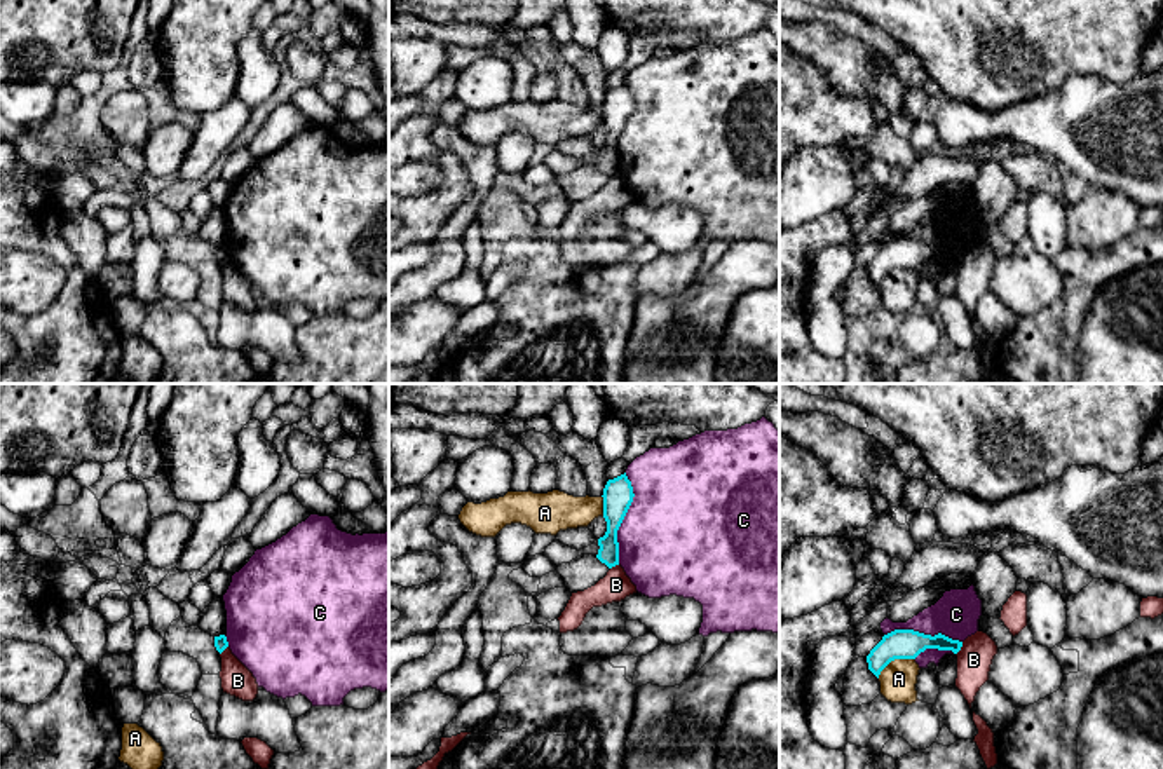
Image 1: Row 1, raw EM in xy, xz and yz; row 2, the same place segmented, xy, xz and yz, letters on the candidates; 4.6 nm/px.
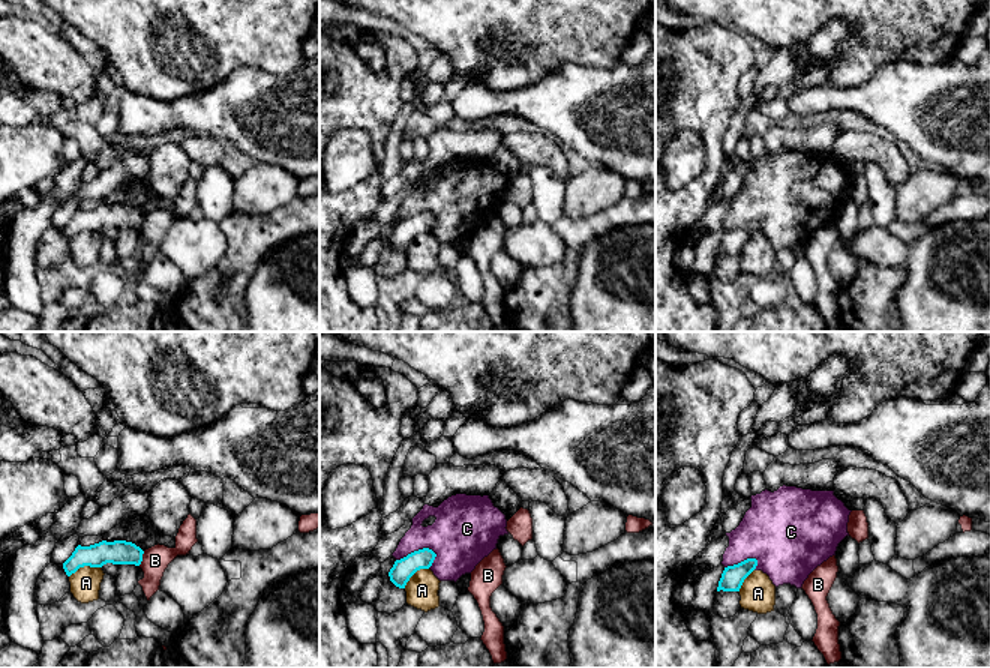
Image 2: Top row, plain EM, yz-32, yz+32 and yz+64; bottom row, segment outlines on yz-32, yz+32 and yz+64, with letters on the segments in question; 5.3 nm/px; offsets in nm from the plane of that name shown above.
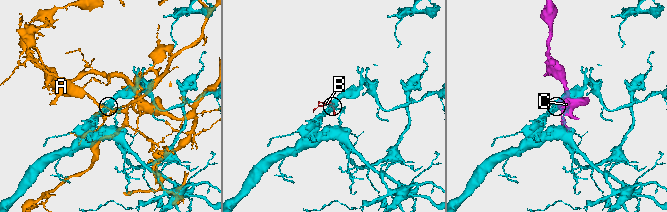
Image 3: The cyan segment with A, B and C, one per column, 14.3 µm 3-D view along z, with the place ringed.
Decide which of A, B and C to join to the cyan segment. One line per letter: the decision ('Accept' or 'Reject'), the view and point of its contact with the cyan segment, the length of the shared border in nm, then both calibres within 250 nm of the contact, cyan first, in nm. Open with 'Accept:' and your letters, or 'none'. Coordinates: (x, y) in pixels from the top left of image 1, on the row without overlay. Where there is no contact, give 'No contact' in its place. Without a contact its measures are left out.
Accept: none
A: Reject. Touches cyan at yz (895, 267). Shared border 200 nm. Thickness 140 nm (cyan) against 170 nm
B: Reject. Touches cyan at yz (959, 258). Shared border 70 nm. Thickness 140 nm (cyan) against 160 nm
C: Reject. Touches cyan at xz (623, 128). Shared border 420 nm. Thickness 140 nm (cyan) against 500 nm

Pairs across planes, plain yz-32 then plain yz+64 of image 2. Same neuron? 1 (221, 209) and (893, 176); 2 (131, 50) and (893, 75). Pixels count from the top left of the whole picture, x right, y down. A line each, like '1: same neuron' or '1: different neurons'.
1: different neurons
2: different neurons

